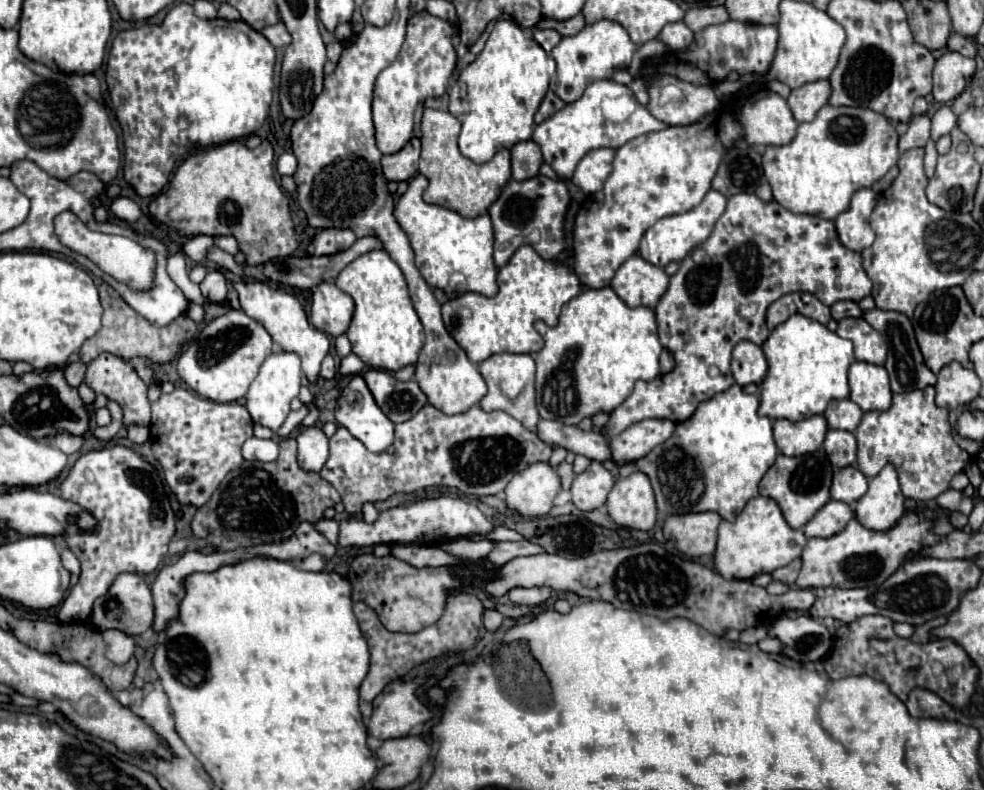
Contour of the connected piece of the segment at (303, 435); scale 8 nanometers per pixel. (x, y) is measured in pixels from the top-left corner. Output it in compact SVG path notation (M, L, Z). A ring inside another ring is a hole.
M320 426L304 428L298 436L298 464L306 472L320 472L328 460L328 436Z

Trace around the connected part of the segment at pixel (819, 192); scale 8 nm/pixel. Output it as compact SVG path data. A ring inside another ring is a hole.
M822 106L812 122L798 126L792 142L768 146L762 154L764 176L774 200L790 212L834 220L848 208L854 192L872 188L898 162L898 134L882 114L868 108Z

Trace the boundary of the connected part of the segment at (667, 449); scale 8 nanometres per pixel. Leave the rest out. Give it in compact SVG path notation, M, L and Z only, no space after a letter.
M740 384L730 386L726 392L720 392L696 408L696 412L676 424L676 430L668 442L656 446L648 456L636 460L640 472L644 472L654 488L658 512L662 514L688 514L688 512L716 512L724 520L734 522L736 512L744 504L758 496L758 482L766 470L776 460L776 444L772 438L772 422L766 416L758 416L758 398L746 394Z

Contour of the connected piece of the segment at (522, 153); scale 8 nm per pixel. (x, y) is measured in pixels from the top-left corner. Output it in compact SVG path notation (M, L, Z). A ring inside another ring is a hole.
M534 140L518 142L510 148L512 154L512 178L514 180L528 180L540 174L540 166L544 162L542 150Z

